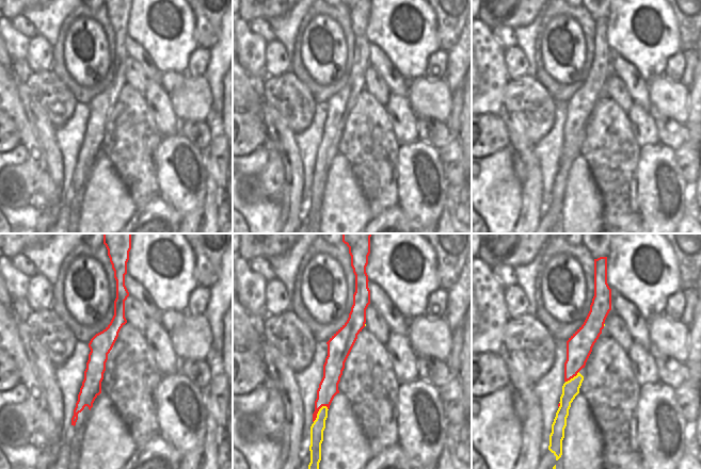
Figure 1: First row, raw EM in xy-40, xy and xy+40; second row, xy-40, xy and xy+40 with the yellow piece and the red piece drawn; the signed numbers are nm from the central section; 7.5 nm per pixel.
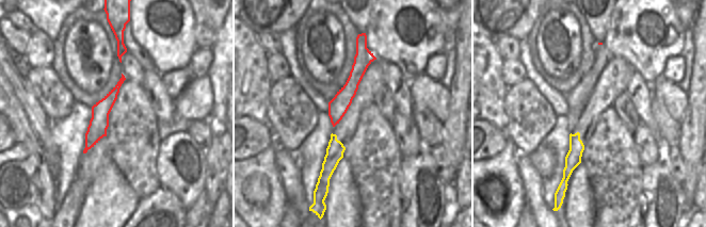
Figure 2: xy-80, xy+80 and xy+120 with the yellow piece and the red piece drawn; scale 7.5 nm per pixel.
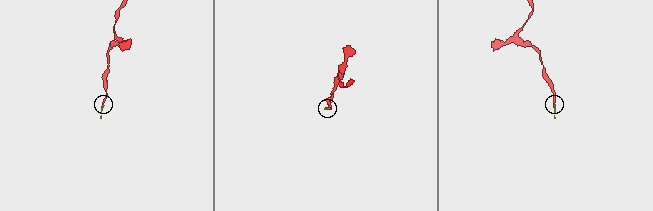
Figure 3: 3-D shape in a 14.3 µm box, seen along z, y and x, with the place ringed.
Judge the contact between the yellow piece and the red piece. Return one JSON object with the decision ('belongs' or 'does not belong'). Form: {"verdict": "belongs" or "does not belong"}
{"verdict": "belongs"}

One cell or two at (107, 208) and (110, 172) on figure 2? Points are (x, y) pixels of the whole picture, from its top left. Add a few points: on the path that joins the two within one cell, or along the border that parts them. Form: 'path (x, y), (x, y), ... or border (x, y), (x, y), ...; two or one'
path (110, 199), (110, 180); one

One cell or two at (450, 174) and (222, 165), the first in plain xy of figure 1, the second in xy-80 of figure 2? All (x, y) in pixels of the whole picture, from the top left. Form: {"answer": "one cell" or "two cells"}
{"answer": "one cell"}

